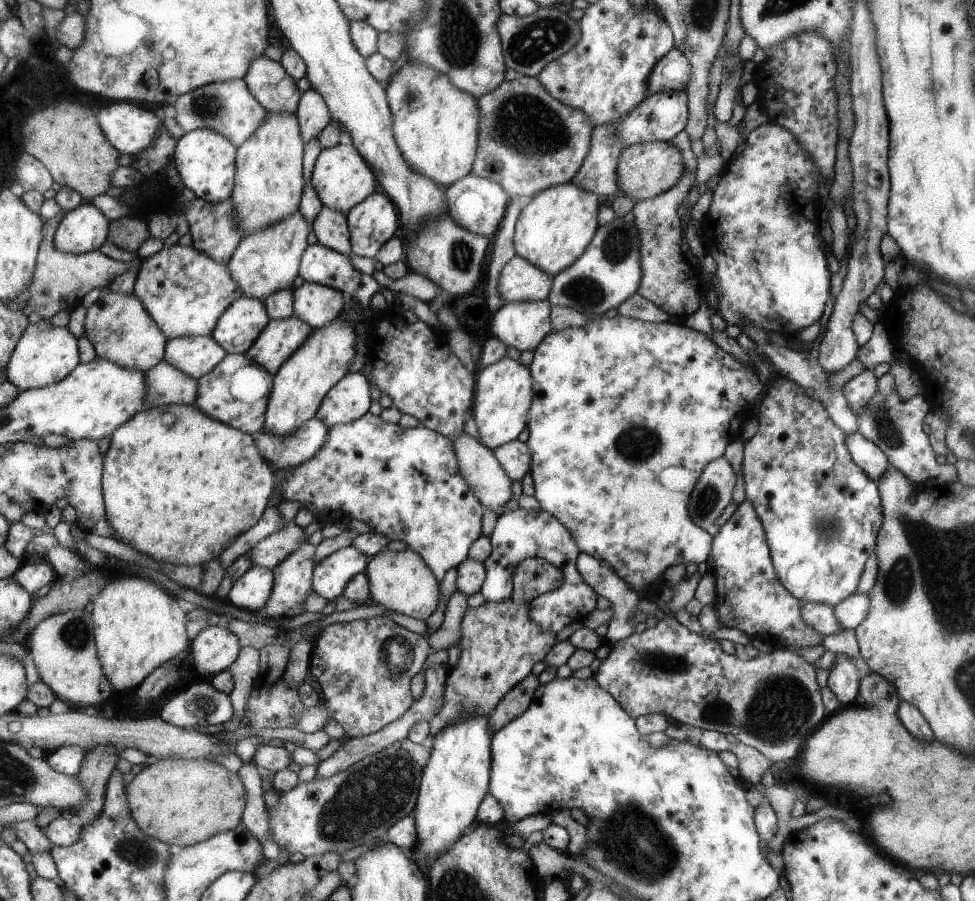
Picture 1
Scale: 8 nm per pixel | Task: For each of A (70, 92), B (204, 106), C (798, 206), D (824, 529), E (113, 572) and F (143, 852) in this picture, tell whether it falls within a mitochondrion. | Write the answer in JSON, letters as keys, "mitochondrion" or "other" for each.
{"A":"other","B":"mitochondrion","C":"other","D":"mitochondrion","E":"other","F":"mitochondrion"}

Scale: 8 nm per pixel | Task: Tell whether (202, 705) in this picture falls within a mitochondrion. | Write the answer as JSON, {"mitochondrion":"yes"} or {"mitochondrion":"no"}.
{"mitochondrion":"yes"}

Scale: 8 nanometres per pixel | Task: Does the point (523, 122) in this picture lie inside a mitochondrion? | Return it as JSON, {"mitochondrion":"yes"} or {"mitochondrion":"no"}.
{"mitochondrion":"yes"}

